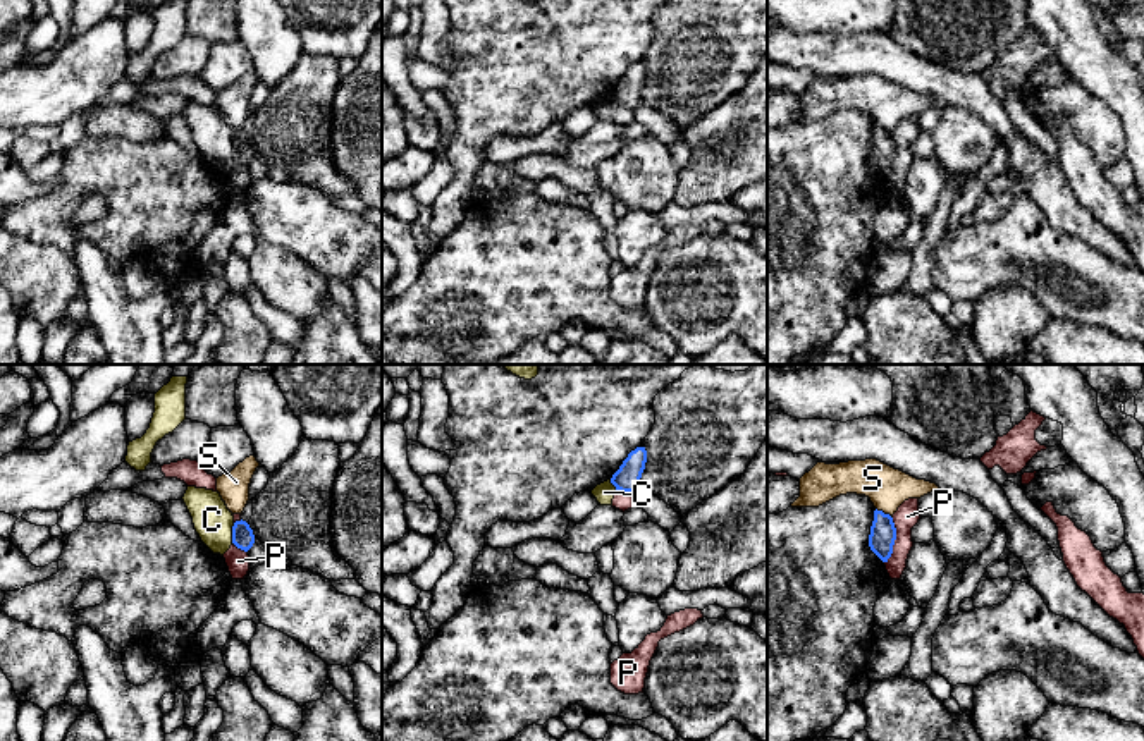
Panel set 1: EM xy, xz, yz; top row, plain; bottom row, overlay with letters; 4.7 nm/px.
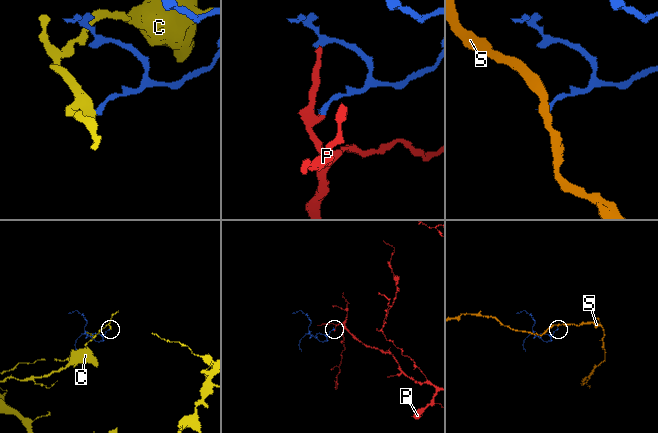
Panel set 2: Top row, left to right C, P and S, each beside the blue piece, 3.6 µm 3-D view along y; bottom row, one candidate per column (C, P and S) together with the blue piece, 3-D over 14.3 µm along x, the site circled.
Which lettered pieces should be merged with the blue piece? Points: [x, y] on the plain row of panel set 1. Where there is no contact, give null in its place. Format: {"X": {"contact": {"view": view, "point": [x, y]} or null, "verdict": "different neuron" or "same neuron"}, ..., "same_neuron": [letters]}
{"C": {"contact": {"view": "xy", "point": [233, 148]}, "verdict": "same neuron"}, "P": {"contact": {"view": "yz", "point": [895, 153]}, "verdict": "different neuron"}, "S": {"contact": {"view": "yz", "point": [881, 126]}, "verdict": "different neuron"}, "same_neuron": ["C"]}

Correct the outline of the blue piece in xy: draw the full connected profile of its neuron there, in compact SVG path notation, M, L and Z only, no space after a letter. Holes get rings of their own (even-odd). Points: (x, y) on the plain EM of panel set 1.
M188 101L182 115L196 148L213 168L224 170L232 158L244 167L253 162L253 144L246 136L234 134L218 107Z

